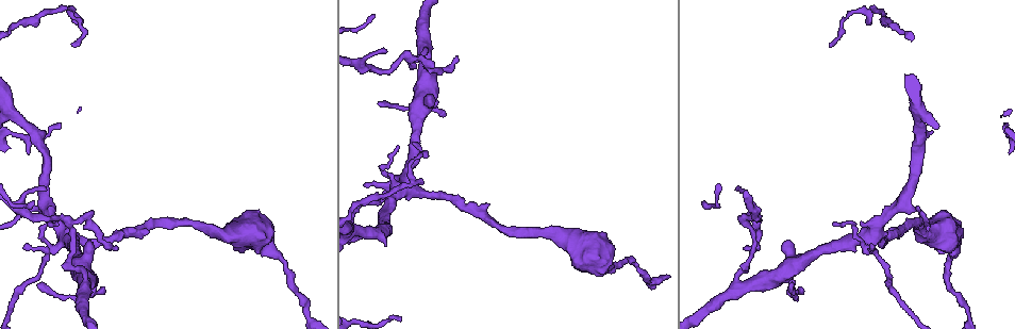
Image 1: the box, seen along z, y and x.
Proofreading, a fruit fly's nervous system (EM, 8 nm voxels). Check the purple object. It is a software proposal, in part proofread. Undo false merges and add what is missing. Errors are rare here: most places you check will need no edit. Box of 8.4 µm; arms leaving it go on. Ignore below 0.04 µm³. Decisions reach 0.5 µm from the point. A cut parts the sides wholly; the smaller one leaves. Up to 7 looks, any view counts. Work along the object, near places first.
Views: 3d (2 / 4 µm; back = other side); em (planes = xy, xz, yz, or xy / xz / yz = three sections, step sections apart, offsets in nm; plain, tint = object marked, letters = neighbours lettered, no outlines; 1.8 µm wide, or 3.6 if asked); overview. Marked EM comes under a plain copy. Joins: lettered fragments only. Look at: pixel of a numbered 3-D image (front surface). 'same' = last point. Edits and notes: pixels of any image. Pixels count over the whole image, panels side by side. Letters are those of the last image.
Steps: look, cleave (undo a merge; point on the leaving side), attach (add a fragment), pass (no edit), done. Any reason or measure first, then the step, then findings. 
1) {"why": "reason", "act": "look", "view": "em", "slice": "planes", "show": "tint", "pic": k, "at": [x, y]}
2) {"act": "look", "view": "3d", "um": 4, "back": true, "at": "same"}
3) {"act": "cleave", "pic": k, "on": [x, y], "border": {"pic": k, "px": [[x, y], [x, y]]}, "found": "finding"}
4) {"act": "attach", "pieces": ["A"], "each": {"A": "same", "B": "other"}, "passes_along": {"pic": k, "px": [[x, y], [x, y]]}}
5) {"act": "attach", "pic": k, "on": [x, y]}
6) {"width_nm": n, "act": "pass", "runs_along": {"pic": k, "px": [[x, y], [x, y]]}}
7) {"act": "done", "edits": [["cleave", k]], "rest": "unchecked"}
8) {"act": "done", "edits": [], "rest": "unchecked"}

{"why": "an open end", "act": "look", "view": "3d", "um": 2, "pic": 1, "at": [38, 286]}

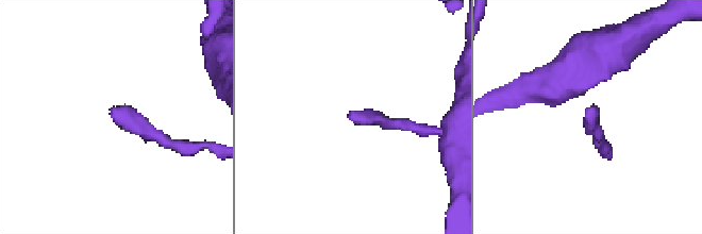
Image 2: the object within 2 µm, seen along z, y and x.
{"why": "shape alone is not enough", "act": "look", "view": "em", "slice": "planes", "show": "letters", "pic": 2, "at": [113, 109]}

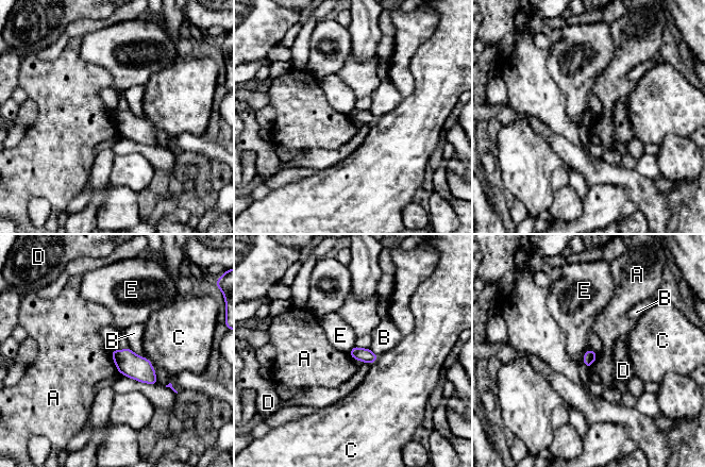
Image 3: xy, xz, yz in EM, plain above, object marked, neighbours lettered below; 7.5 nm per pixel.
{"width_nm": 90, "act": "pass", "each": {"A": "other", "B": "other", "C": "other", "D": "other", "E": "other"}, "border": {"pic": 3, "px": [[590, 349], [584, 354], [582, 361]]}, "found": "no lettered fragment goes on from it"}

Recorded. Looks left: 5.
{"why": "branch stops here", "act": "look", "view": "em", "um": 3.6, "slice": "planes", "show": "letters", "pic": 1, "at": [457, 58]}

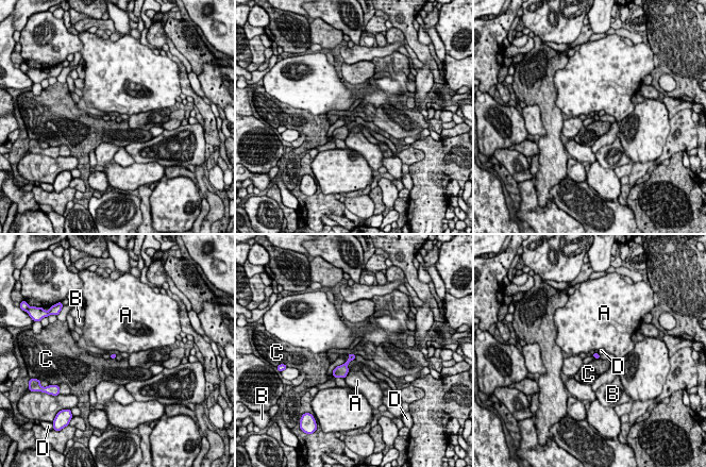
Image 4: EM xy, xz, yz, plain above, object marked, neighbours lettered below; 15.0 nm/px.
{"act": "pass", "each": {"A": "other", "B": "other", "C": "other", "D": "other"}, "border": {"pic": 4, "px": [[349, 371], [343, 378]]}, "found": "no lettered fragment goes on from it"}

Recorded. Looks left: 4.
{"why": "branch stops here", "act": "look", "view": "em", "slice": "planes", "show": "letters", "pic": 1, "at": [382, 165]}

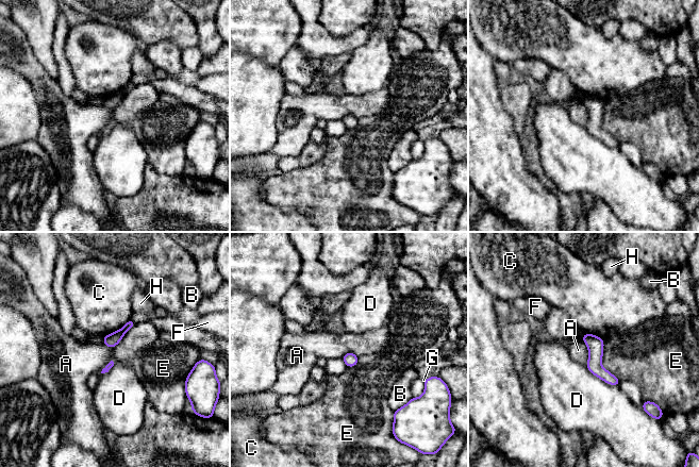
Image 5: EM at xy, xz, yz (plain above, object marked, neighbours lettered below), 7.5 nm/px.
{"width_nm": 100, "act": "pass", "each": {"A": "other", "B": "other", "C": "other", "D": "other", "E": "other", "F": "other", "G": "other", "H": "other"}, "border": {"pic": 5, "px": [[135, 323], [113, 347], [103, 344]]}, "found": "no lettered fragment goes on from it"}

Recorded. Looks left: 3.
{"act": "done", "edits": [], "rest": "unchecked"}

